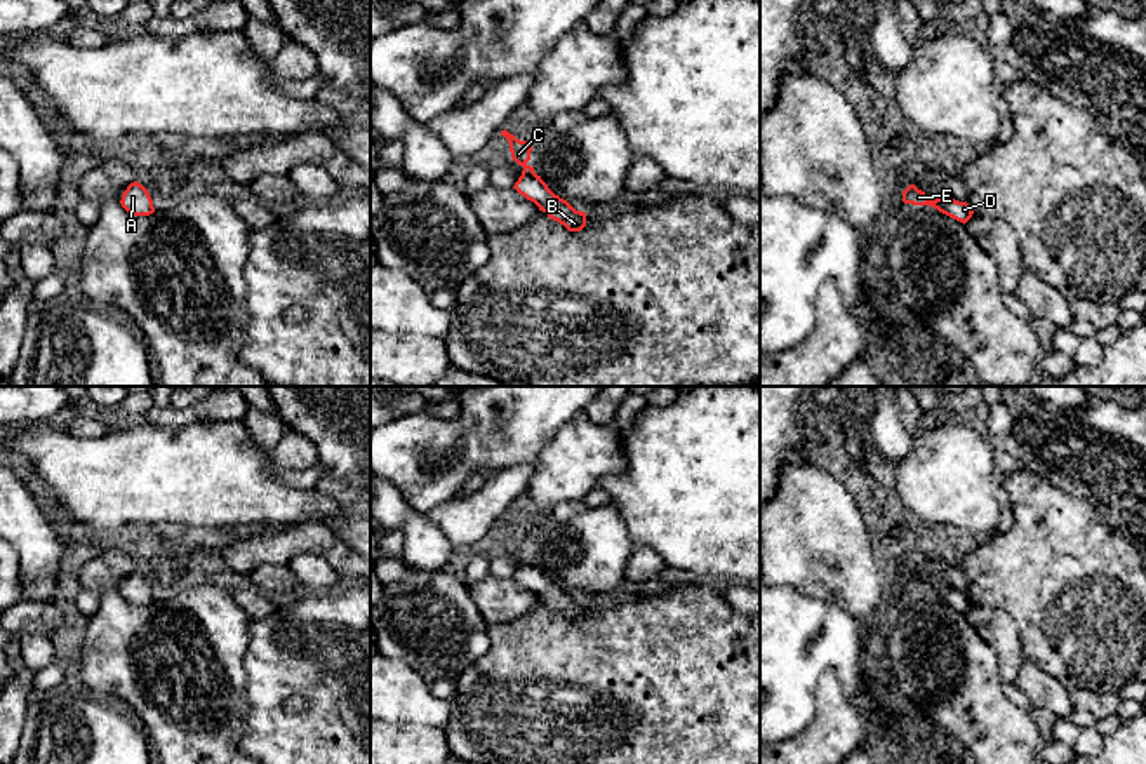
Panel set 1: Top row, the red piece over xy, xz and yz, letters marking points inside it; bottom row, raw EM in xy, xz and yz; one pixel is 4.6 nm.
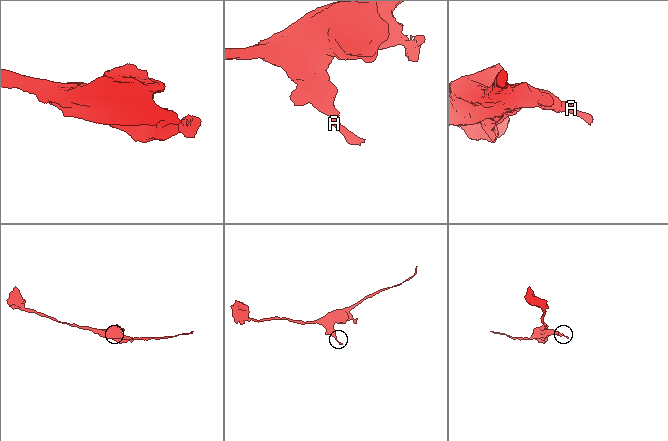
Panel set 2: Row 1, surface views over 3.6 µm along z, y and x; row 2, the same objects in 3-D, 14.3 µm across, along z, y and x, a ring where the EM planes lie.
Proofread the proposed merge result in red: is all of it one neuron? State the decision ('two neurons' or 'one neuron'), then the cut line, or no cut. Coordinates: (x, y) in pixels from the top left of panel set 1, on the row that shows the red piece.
one neuron; cut none

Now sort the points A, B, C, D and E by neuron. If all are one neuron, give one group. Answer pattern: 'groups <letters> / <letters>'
groups A B C D E

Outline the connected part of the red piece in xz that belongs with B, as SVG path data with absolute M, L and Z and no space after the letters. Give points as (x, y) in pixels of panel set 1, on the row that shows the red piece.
M506 129L501 136L510 143L511 158L523 167L513 188L569 231L581 231L586 226L586 212L576 211L567 200L555 195L541 176L534 172L534 167L527 164L530 160L532 144L516 139Z

